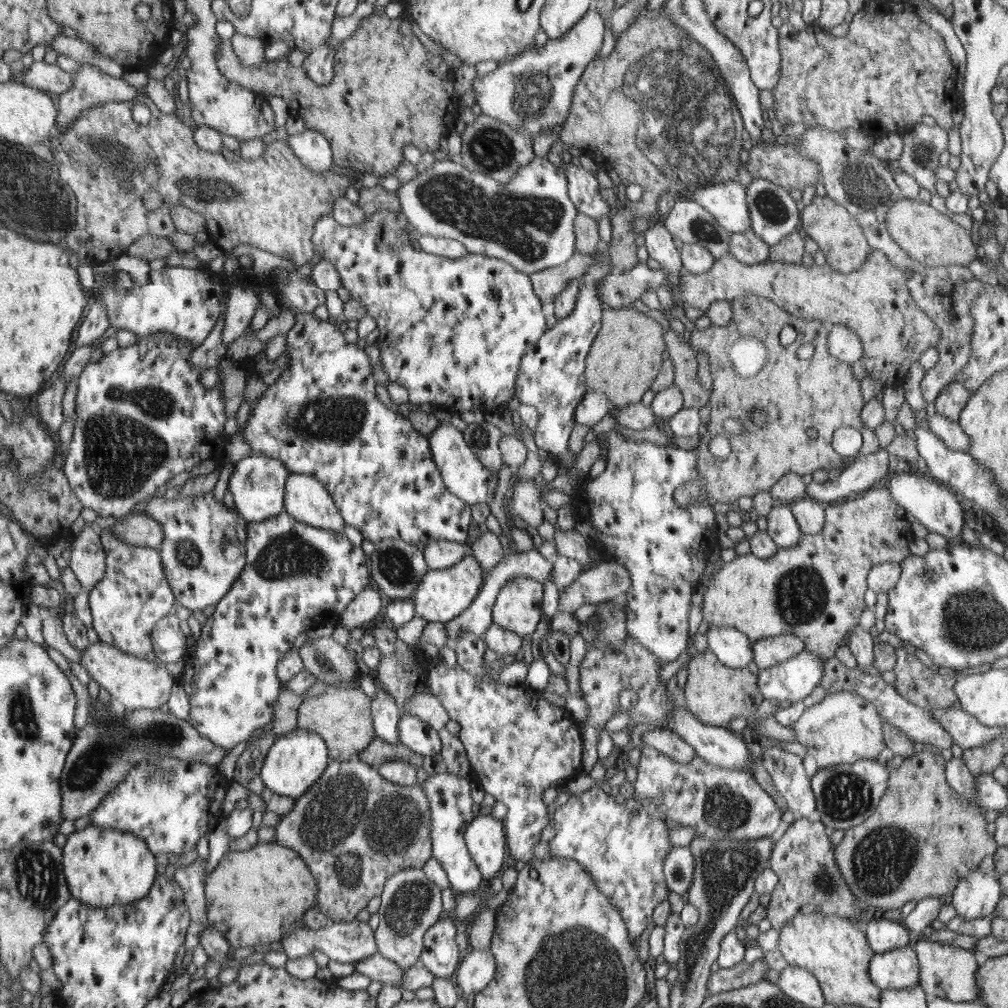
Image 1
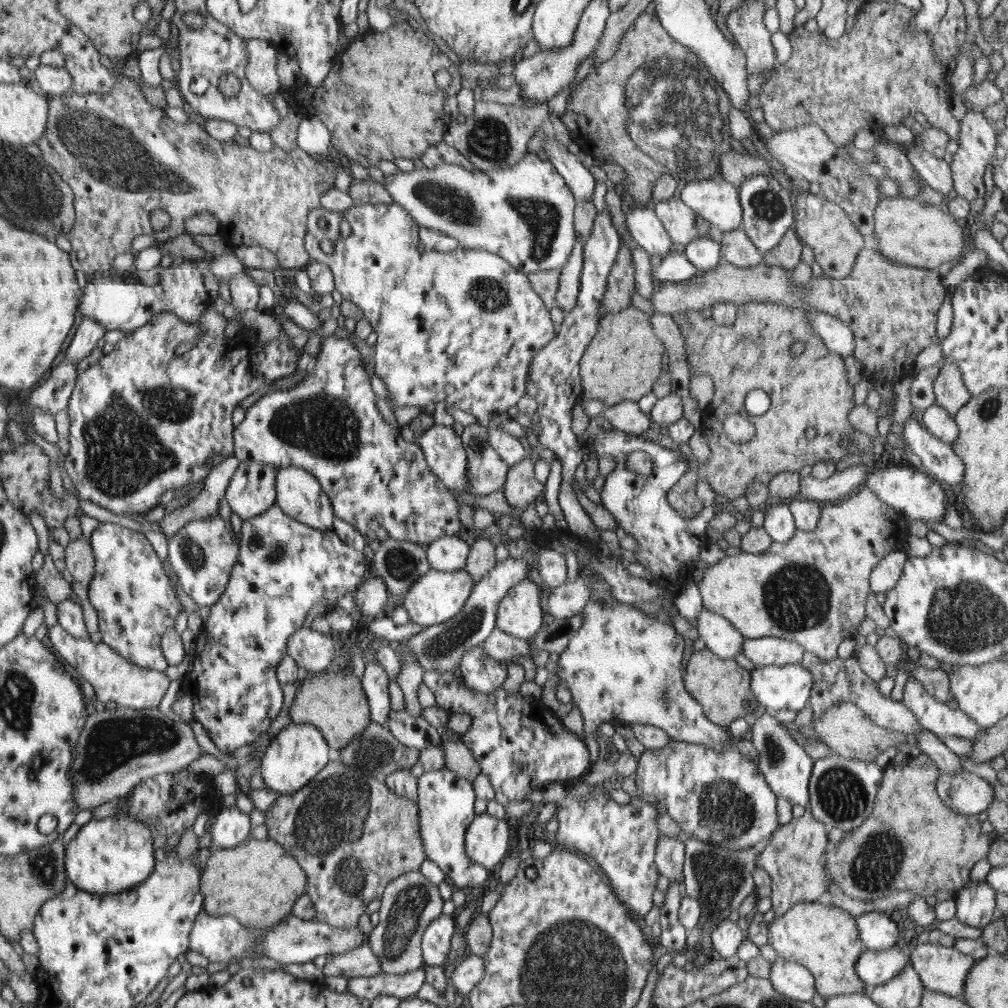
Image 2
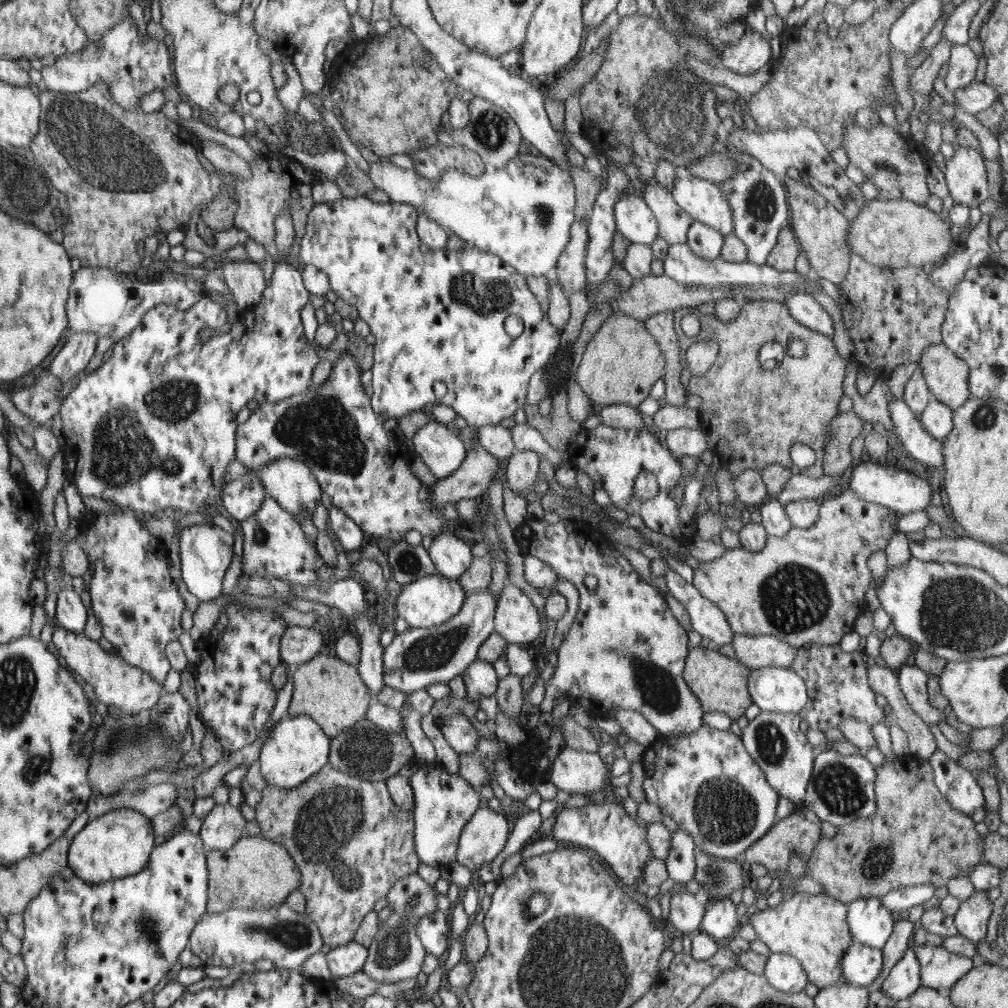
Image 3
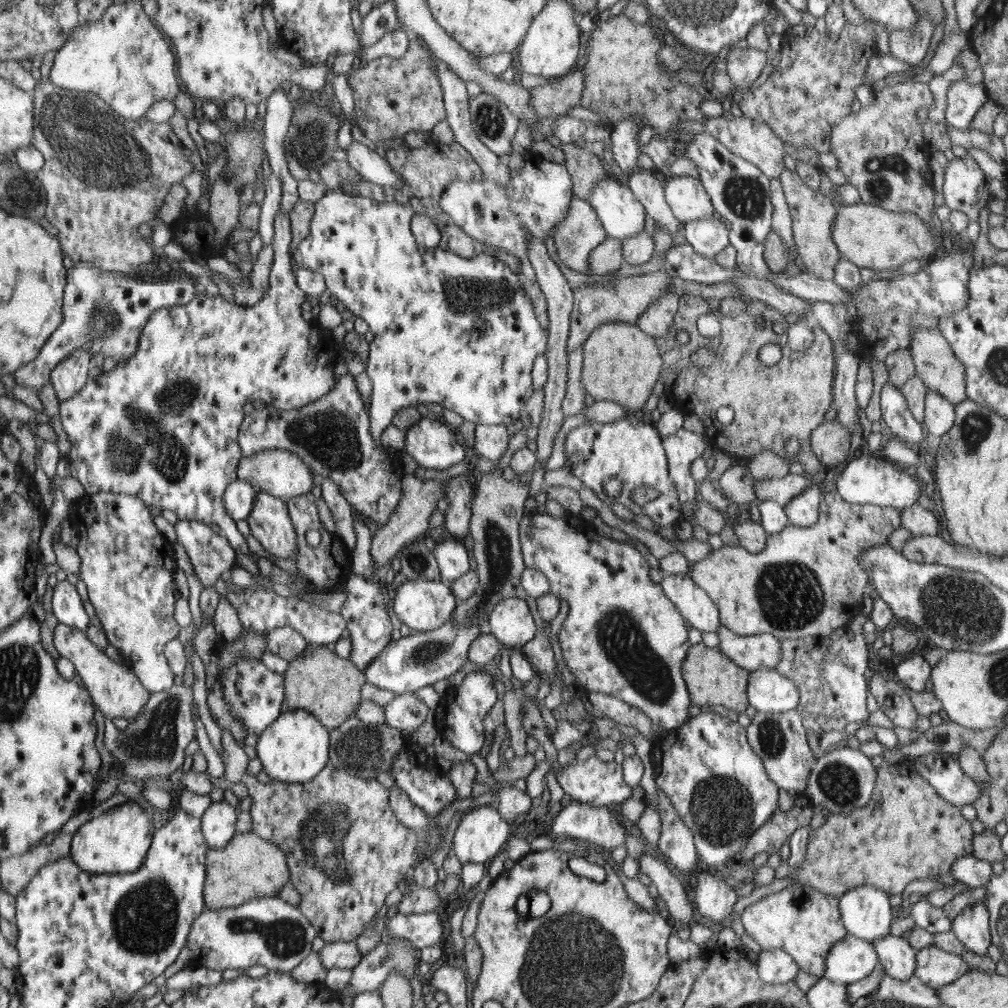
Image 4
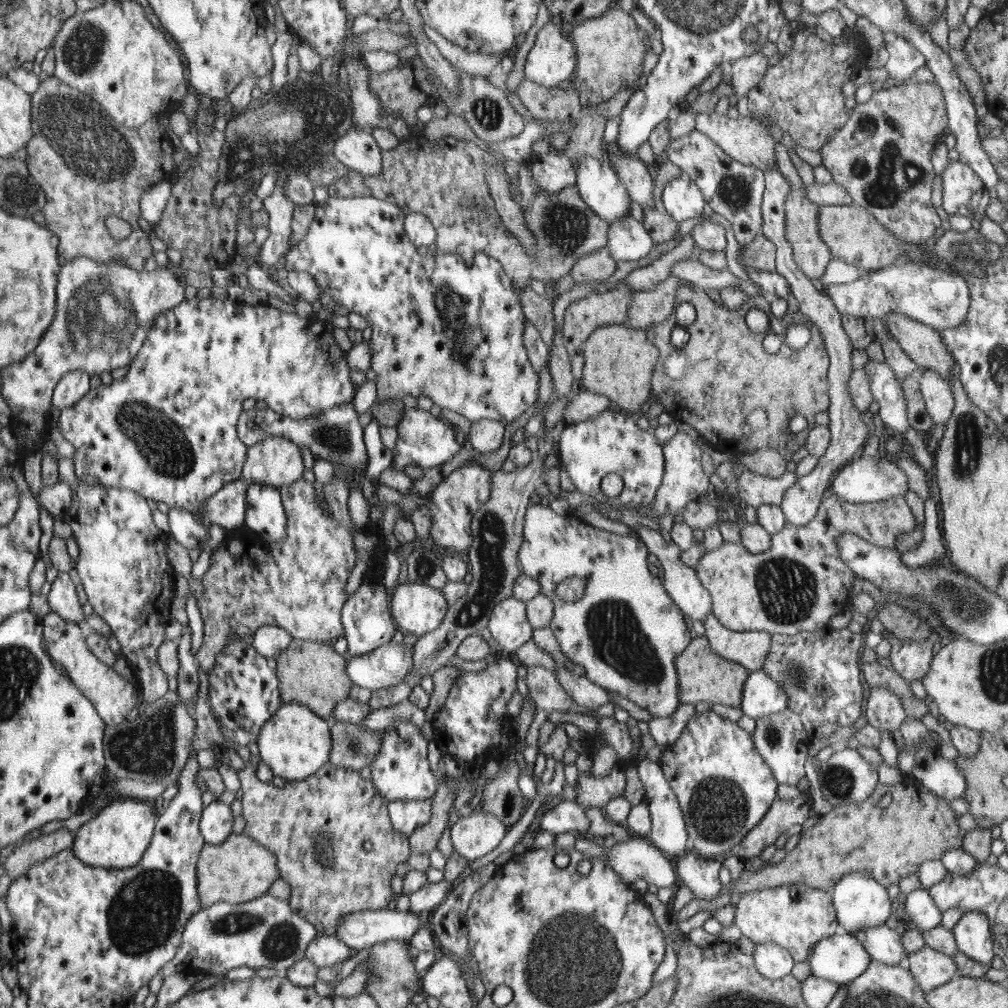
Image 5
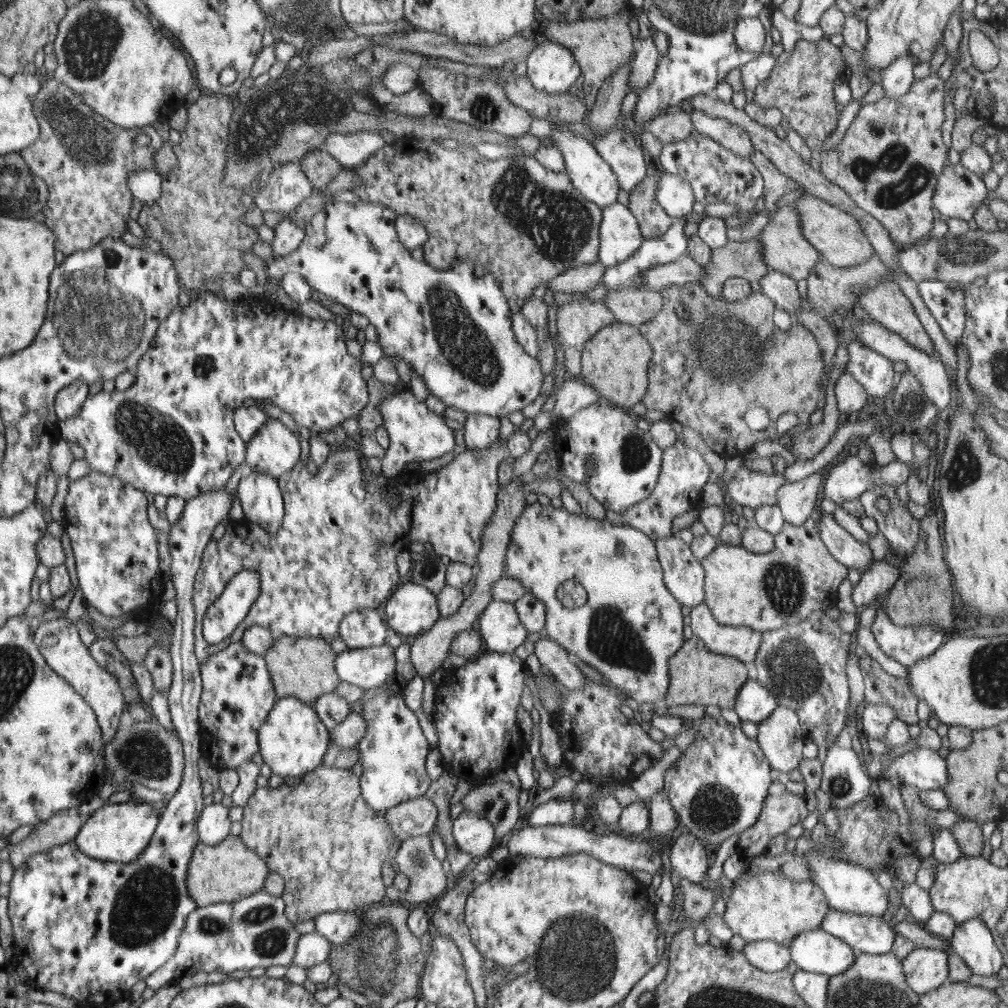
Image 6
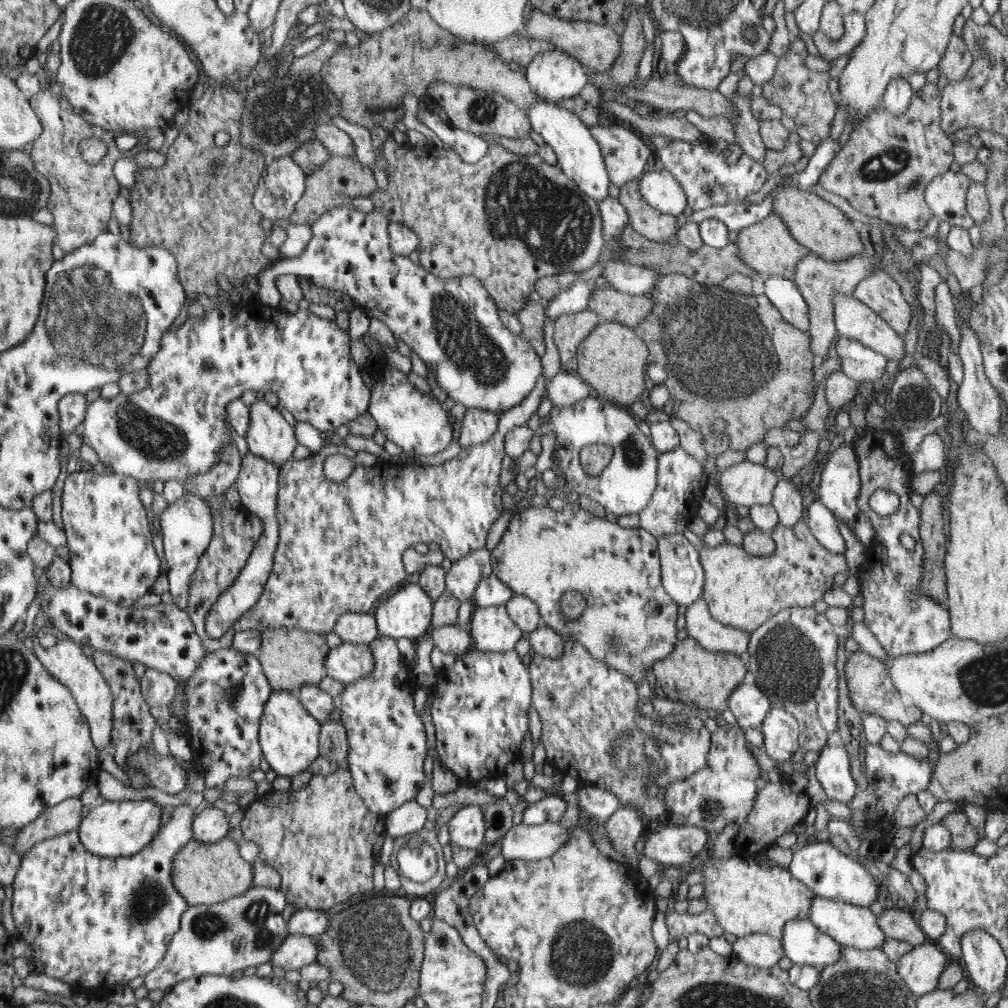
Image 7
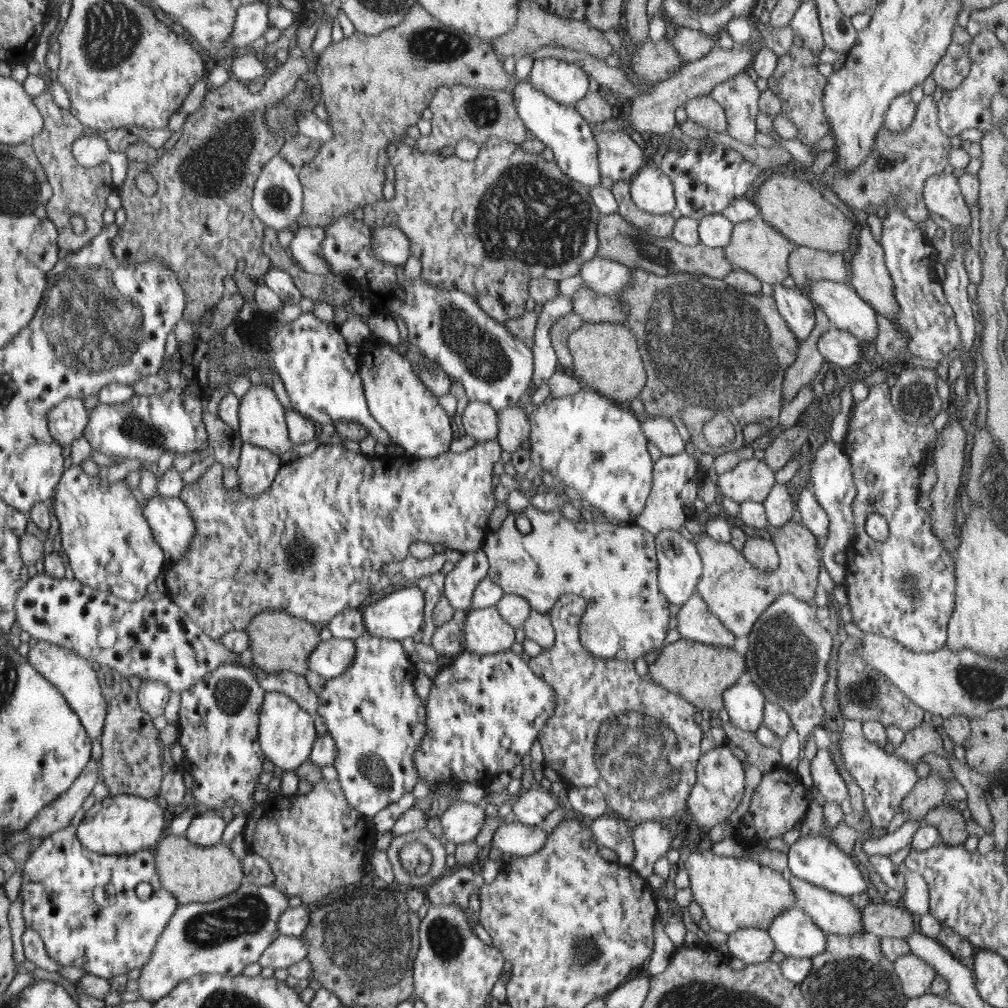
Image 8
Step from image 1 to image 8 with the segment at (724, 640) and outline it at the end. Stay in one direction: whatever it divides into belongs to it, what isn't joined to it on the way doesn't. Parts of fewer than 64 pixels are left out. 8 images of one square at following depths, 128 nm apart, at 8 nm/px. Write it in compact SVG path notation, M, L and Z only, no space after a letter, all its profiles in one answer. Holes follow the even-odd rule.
M664 531L657 538L658 554L658 582L666 593L670 602L681 606L696 591L698 580L702 574L703 566L695 541L686 539L678 531Z

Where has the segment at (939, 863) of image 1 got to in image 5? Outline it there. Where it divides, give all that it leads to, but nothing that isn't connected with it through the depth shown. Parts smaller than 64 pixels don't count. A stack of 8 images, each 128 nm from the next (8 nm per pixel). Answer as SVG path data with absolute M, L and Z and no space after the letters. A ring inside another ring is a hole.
M905 775L894 786L881 785L874 788L872 795L861 803L833 807L819 818L819 822L812 828L801 833L800 841L796 847L788 852L781 862L776 864L764 864L760 870L742 870L740 880L734 886L734 893L746 893L750 890L763 890L775 888L781 885L795 885L801 883L814 889L832 892L834 886L848 872L862 872L870 876L886 889L892 885L898 885L902 878L908 874L916 874L921 864L926 860L938 860L944 852L962 849L964 833L958 825L957 815L946 799L938 797L915 778ZM890 795L892 800L886 808L880 808L880 798Z

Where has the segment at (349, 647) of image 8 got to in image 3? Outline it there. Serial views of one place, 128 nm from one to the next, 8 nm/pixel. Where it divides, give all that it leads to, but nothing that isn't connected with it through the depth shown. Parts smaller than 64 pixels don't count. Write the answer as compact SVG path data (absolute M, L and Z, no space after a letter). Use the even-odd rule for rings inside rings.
M486 587L467 596L458 614L445 624L431 628L410 627L396 634L383 652L384 684L410 694L432 683L448 683L452 678L463 675L466 668L478 659L482 642L495 631L497 602L498 598Z

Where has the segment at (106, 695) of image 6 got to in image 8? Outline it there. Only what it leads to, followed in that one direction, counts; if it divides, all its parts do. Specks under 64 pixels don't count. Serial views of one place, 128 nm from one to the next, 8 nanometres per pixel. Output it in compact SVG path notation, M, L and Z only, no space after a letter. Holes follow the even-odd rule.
M46 641L32 642L26 657L29 658L30 665L40 671L48 681L54 683L58 691L66 697L66 701L80 716L82 725L89 731L90 738L94 740L101 738L104 720L106 720L106 699L102 695L100 680L86 659L66 647Z

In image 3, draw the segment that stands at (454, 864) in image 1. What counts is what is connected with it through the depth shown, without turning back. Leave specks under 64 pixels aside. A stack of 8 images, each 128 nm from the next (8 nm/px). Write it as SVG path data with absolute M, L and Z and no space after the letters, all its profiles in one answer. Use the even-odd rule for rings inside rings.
M438 761L417 763L422 768L409 779L415 802L415 809L412 812L416 820L415 851L422 863L445 872L457 858L462 830L478 810L479 792L476 792L465 779L462 779L459 773L448 772L446 766ZM524 811L524 815L516 822L516 826L514 826L512 838L509 838L509 842L506 844L506 852L498 854L496 862L492 867L472 872L472 878L477 882L477 885L482 886L483 884L492 881L496 882L497 879L500 879L502 876L501 866L507 856L521 852L526 840L534 832L538 831L541 823L542 818L538 811Z

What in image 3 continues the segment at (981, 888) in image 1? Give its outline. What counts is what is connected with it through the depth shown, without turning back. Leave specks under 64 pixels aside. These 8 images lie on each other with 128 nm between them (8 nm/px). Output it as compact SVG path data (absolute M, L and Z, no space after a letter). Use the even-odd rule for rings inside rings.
M975 891L967 899L960 903L958 912L953 916L958 934L972 939L976 944L986 938L986 928L992 914L993 902L988 899L986 891Z

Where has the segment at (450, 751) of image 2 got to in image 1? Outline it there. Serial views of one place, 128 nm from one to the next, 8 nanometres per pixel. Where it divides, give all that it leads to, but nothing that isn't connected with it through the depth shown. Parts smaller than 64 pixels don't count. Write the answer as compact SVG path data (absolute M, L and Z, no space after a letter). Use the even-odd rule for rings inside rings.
M446 728L438 732L442 743L440 758L447 766L447 773L457 775L459 778L471 777L471 766L459 737L454 736Z

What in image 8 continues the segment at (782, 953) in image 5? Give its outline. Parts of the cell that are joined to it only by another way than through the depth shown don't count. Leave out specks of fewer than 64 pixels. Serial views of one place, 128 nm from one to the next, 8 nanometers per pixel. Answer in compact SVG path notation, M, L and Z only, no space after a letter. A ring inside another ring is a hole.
M740 928L728 934L726 944L728 955L745 962L746 965L768 961L775 949L770 933L760 928Z

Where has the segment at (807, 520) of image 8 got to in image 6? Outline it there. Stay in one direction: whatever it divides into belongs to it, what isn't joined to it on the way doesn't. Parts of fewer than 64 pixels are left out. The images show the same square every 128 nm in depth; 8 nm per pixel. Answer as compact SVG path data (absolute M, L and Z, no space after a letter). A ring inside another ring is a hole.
M823 512L818 522L820 537L830 555L847 568L856 568L864 573L876 560L869 543L860 542L838 524L833 515Z

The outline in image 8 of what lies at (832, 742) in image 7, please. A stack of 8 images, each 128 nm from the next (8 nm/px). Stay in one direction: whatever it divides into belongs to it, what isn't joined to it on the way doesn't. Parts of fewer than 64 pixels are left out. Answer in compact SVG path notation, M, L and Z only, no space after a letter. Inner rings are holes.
M816 728L814 732L818 753L811 761L810 771L814 780L814 787L822 793L826 802L842 802L848 798L849 791L846 782L839 774L832 752L829 750L831 745L830 736L824 728Z

